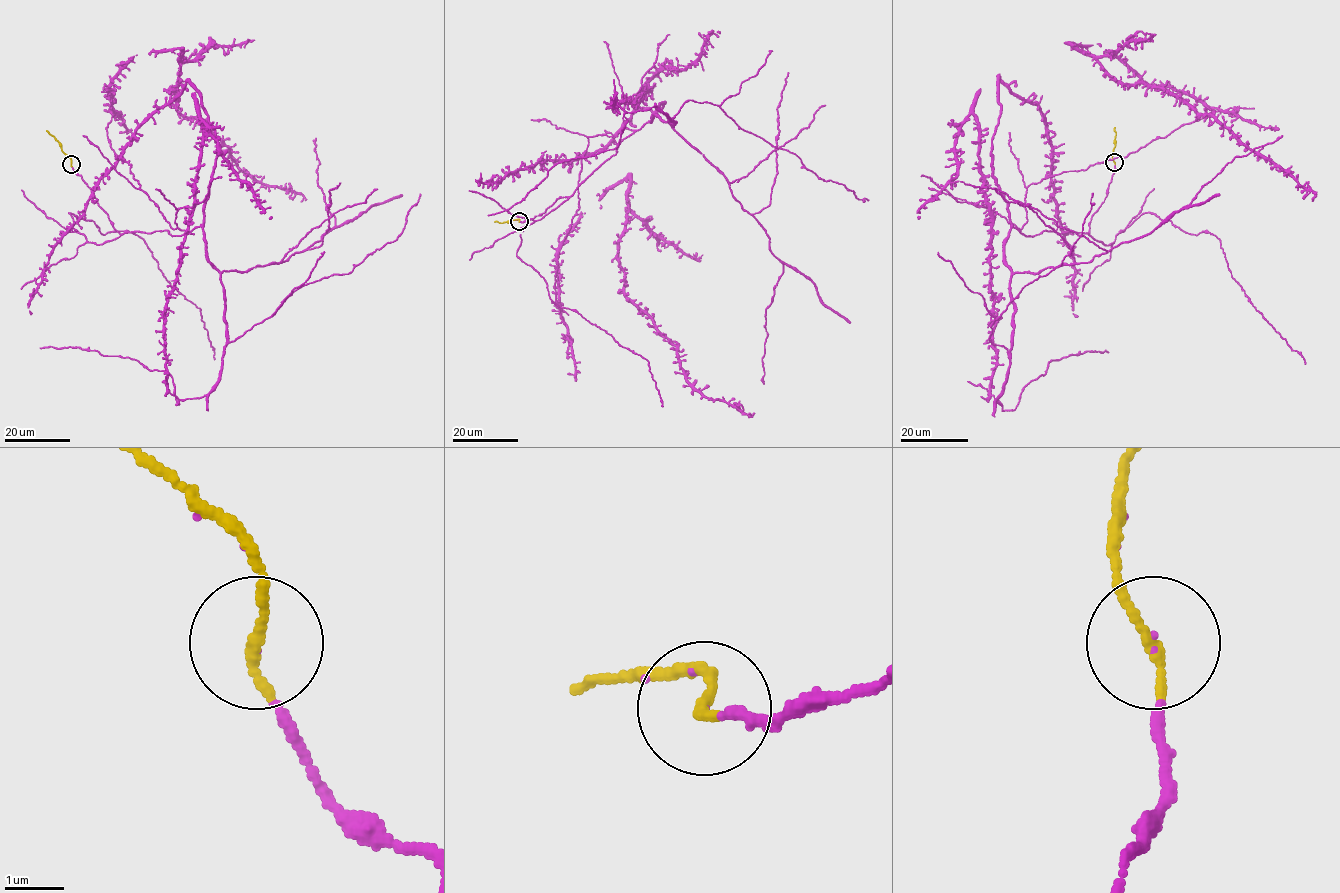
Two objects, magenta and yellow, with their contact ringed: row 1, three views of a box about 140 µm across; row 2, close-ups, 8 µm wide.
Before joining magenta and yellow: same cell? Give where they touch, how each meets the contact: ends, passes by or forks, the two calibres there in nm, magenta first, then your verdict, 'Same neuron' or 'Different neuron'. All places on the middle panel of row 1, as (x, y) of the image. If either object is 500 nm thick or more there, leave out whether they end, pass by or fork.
Place: (519, 221). At the ring magenta ends. At the ring yellow ends. Thickness 50 nm (magenta) against 200 nm. Same neuron

